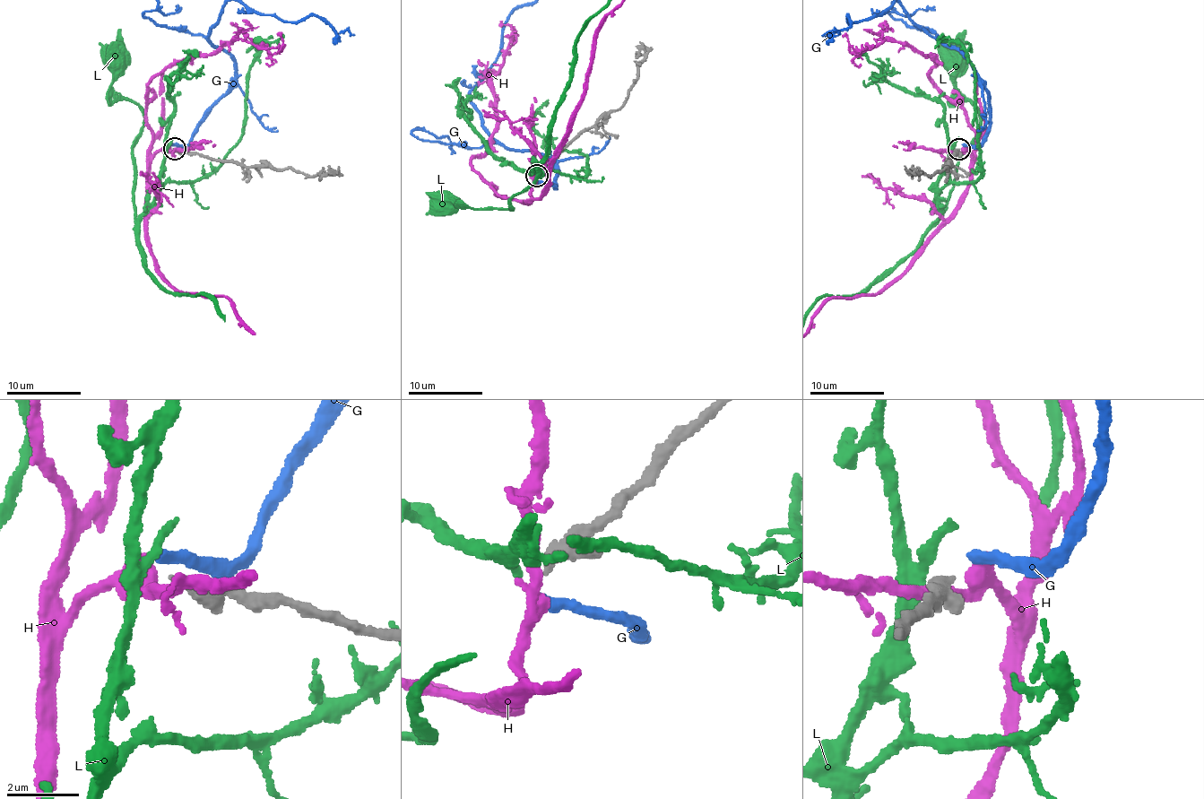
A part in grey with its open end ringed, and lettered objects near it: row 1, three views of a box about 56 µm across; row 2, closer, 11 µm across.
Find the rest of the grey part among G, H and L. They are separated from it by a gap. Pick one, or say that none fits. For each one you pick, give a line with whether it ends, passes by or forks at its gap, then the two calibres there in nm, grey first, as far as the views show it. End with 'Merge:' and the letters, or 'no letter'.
Merge: no letter

